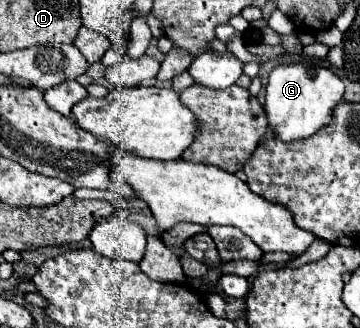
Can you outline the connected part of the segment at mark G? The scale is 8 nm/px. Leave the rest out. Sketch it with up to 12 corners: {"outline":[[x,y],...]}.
{"outline":[[310,63],[276,65],[266,117],[280,141],[328,125],[342,79]]}

